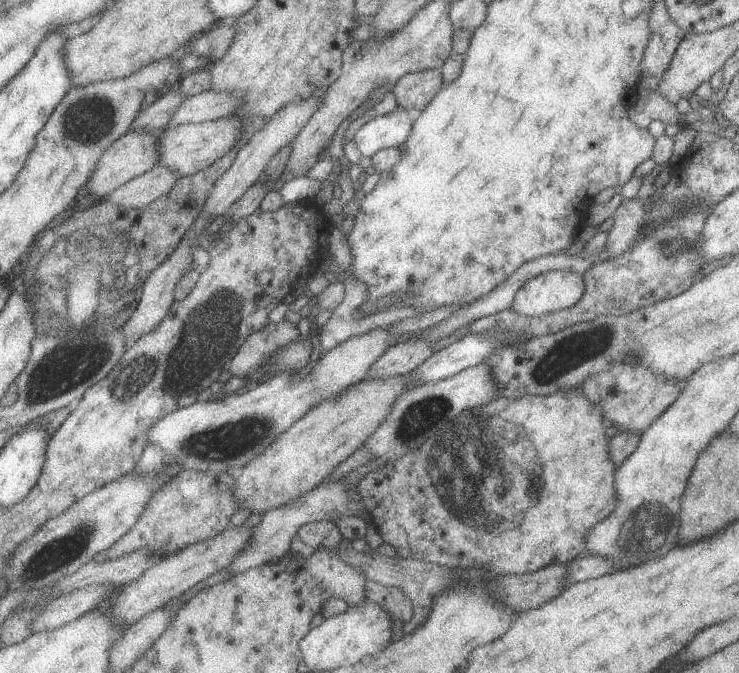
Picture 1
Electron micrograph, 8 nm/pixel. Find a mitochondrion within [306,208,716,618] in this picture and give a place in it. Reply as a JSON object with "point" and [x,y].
{"point":[471,459]}

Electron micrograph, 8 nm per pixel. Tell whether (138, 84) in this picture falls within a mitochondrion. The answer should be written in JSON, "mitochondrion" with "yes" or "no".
{"mitochondrion":"no"}

